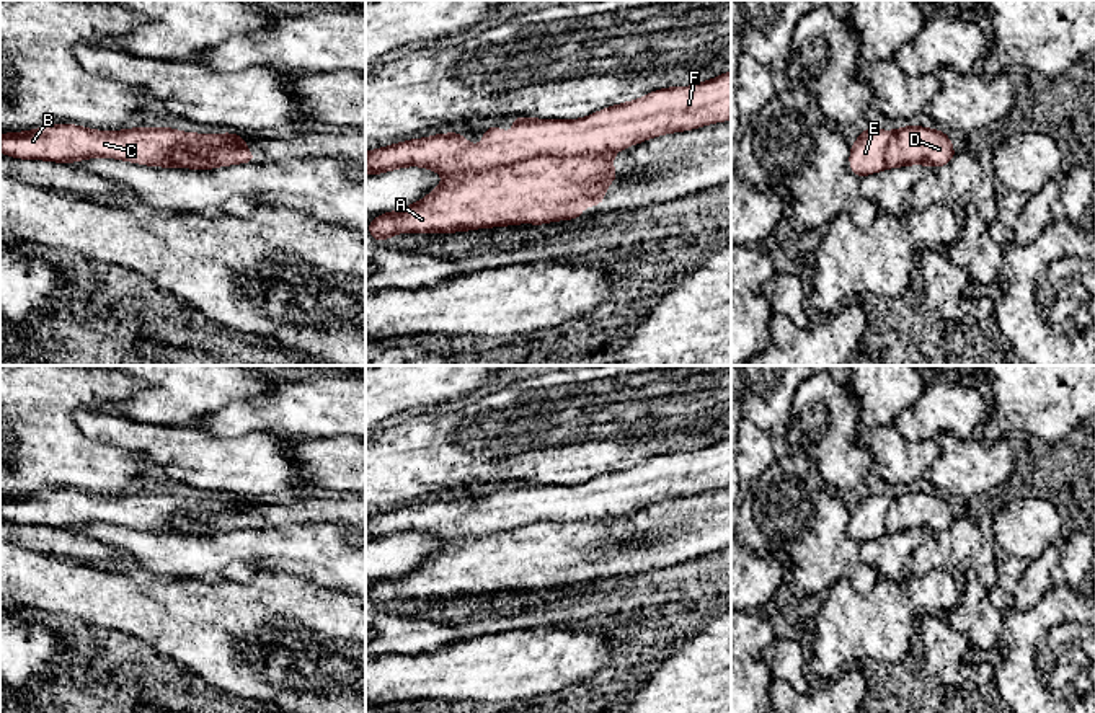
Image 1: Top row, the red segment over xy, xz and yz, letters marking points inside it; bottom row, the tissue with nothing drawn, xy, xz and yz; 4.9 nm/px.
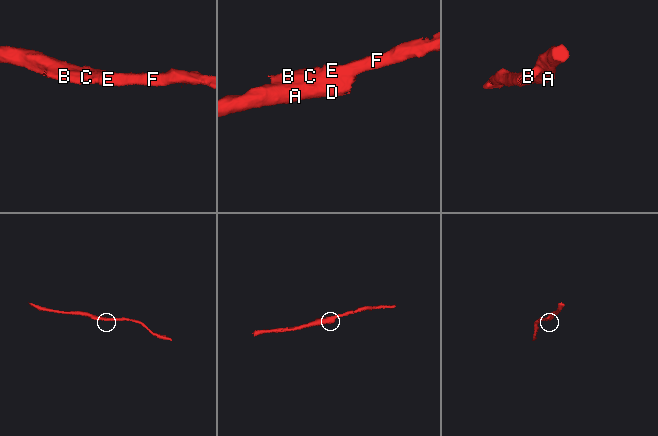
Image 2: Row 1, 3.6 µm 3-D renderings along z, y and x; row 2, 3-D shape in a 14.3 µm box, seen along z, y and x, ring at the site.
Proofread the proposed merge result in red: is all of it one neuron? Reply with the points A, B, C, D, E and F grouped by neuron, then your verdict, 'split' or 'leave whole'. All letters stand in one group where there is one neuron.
A D / B C E F; split

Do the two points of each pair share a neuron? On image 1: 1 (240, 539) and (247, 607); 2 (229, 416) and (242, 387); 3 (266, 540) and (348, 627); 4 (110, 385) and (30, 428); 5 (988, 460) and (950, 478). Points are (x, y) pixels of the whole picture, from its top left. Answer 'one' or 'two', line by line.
1: two
2: two
3: two
4: one
5: one

